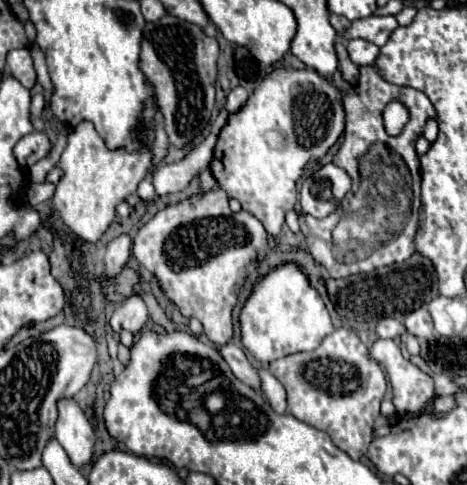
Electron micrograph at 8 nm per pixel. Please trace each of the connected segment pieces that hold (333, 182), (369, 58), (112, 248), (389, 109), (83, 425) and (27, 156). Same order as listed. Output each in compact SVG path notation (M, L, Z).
M328 163L304 179L300 189L300 205L304 213L324 219L340 207L344 195L352 189L352 177L346 169Z
M364 39L346 41L346 49L350 53L350 59L356 65L372 65L376 55L378 55L378 47L372 45L370 41L364 41Z
M120 235L114 241L108 243L106 247L106 257L104 257L104 277L114 281L118 277L118 273L124 269L128 257L130 257L130 247L132 247L132 239L128 235Z
M392 101L384 107L384 127L386 127L386 133L396 137L402 133L404 125L408 123L408 109L404 109L404 105L400 105L400 101Z
M72 399L58 403L58 423L56 423L56 441L64 447L74 467L82 469L92 463L96 435L82 407Z
M28 133L14 145L14 157L22 167L32 167L36 161L40 161L50 151L50 139L40 133Z

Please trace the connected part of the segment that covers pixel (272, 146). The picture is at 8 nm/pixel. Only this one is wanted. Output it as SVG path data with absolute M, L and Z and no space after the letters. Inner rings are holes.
M276 69L250 95L246 105L228 117L226 127L220 131L212 159L214 177L228 197L238 199L242 209L252 213L264 225L270 237L276 239L280 235L286 213L294 209L296 181L303 176L310 159L322 159L344 133L346 113L342 101L342 91L328 77L318 75L314 69Z

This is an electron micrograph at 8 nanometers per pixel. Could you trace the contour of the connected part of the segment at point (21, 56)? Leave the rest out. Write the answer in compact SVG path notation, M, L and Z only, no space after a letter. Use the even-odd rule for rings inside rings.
M26 47L10 51L8 59L6 59L6 67L8 67L10 75L14 75L26 89L34 87L34 83L36 83L36 71L34 71L34 65L32 65L30 51Z

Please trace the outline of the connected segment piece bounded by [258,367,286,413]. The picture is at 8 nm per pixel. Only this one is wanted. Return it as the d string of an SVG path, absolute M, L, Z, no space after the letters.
M262 367L258 369L258 375L262 381L262 387L260 387L262 395L270 401L270 405L276 413L284 413L286 411L286 391L284 391L282 383Z

